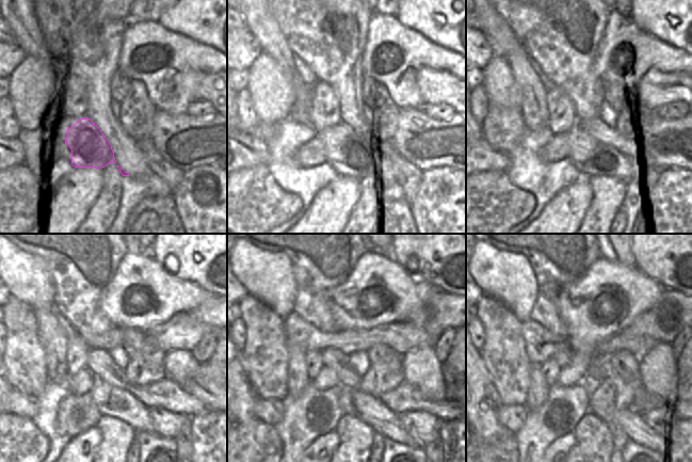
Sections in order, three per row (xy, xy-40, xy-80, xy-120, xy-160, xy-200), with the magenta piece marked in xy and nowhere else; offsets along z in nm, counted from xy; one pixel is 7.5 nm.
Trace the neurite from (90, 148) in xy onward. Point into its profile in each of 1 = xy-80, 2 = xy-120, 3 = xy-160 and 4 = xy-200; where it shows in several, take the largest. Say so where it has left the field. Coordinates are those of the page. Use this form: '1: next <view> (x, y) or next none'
1: next xy-80 (581, 144)
2: next xy-120 (129, 409)
3: next xy-160 (371, 411)
4: next xy-200 (631, 421)

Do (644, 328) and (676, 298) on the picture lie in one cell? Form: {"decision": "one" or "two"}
{"decision": "one"}

